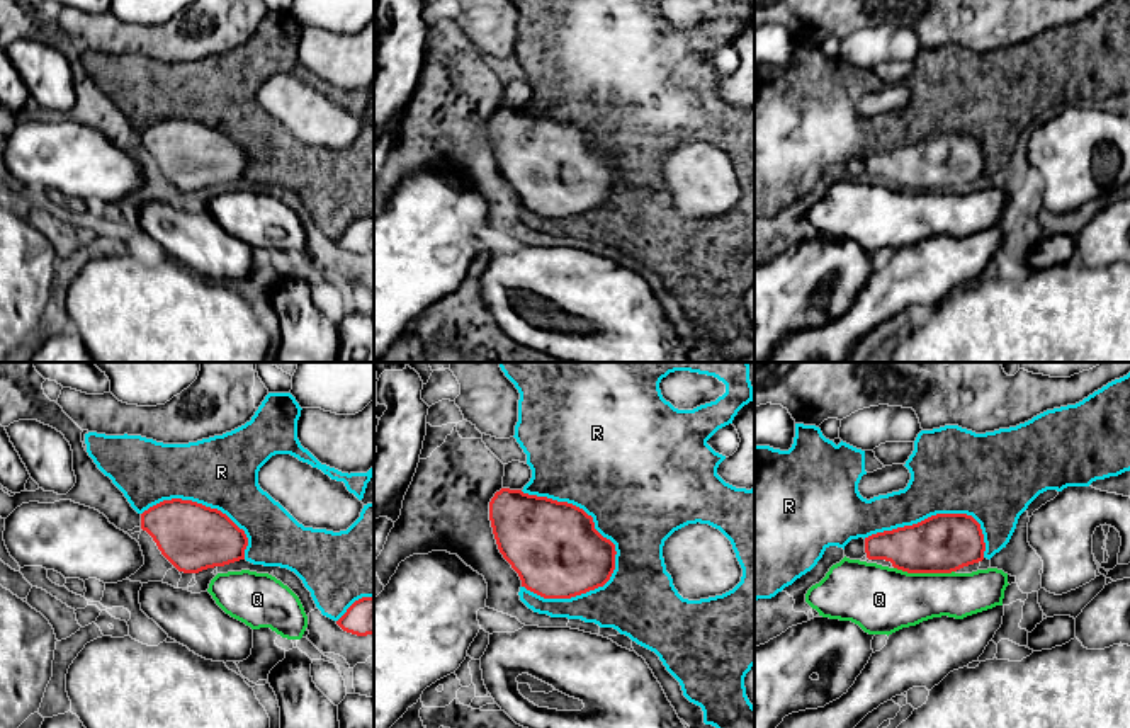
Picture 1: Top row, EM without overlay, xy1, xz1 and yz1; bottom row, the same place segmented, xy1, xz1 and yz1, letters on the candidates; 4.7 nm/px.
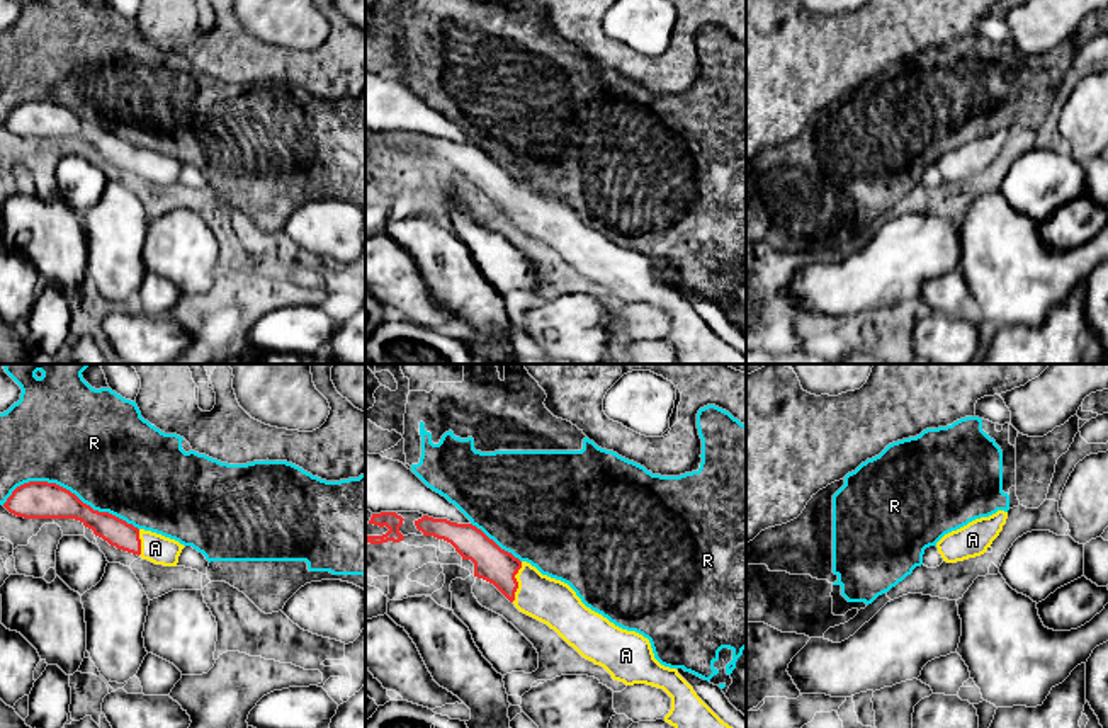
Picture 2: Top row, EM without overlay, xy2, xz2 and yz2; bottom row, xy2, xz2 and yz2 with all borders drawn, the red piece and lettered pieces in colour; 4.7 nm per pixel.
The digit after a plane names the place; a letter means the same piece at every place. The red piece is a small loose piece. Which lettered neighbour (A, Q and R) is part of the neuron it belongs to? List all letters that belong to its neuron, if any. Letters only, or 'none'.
A

